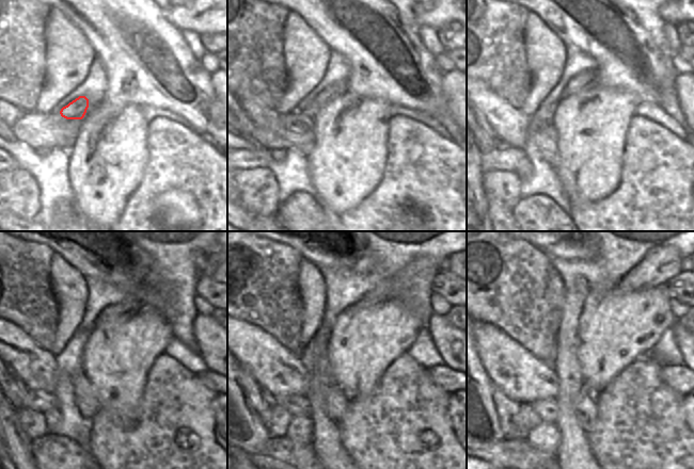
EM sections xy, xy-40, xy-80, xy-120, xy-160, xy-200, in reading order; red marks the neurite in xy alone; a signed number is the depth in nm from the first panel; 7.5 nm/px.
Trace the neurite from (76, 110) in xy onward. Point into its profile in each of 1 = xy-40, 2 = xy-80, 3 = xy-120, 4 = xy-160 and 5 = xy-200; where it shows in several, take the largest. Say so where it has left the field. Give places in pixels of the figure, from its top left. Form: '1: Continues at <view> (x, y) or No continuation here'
1: Continues at xy-40 (333, 91)
2: Continues at xy-80 (582, 80)
3: Continues at xy-120 (128, 305)
4: Continues at xy-160 (423, 269)
5: Continues at xy-200 (660, 264).

